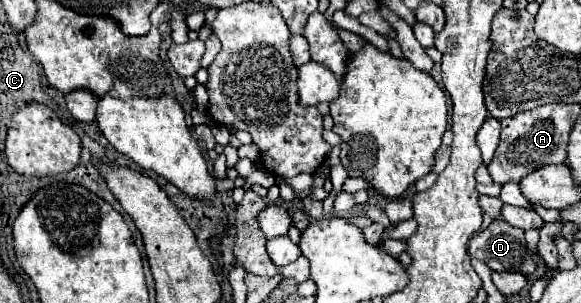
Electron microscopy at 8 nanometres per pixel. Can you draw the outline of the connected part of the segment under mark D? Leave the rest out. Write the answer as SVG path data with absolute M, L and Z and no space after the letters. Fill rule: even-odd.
M494 219L486 231L470 241L468 253L484 261L492 271L518 271L532 275L536 271L534 255L524 247L522 229L516 229L502 219Z

